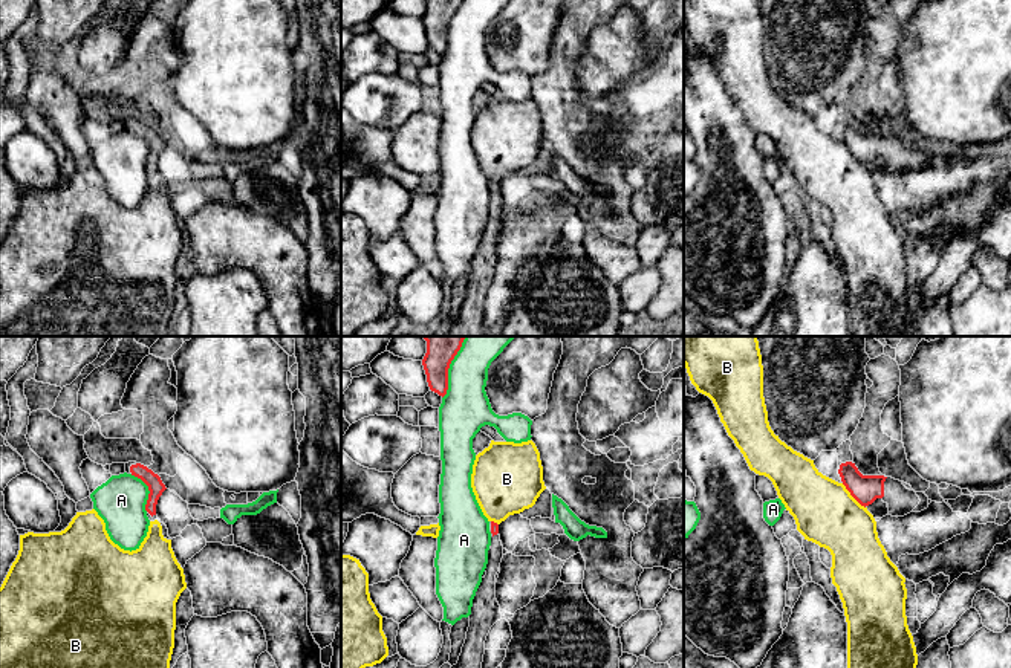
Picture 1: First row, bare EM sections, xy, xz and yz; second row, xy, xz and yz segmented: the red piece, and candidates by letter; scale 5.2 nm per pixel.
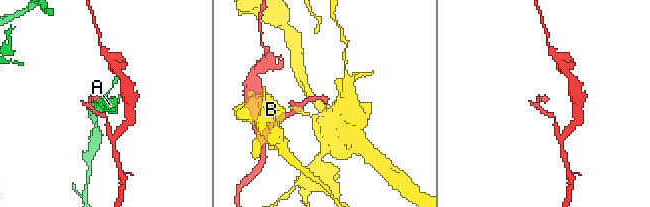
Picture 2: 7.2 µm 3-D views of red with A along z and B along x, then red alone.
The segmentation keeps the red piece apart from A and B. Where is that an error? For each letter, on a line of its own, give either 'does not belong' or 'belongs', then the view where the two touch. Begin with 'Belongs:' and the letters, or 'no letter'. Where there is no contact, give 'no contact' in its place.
Belongs: no letter
A: does not belong; meets red in xz
B: does not belong; meets red in yz

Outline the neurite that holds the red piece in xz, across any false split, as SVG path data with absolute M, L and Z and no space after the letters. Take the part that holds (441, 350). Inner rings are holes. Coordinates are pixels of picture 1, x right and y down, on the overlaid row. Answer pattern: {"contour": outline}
{"contour": "M424 336L427 353L422 365L431 391L445 396L448 390L448 368L462 347L465 336Z"}

